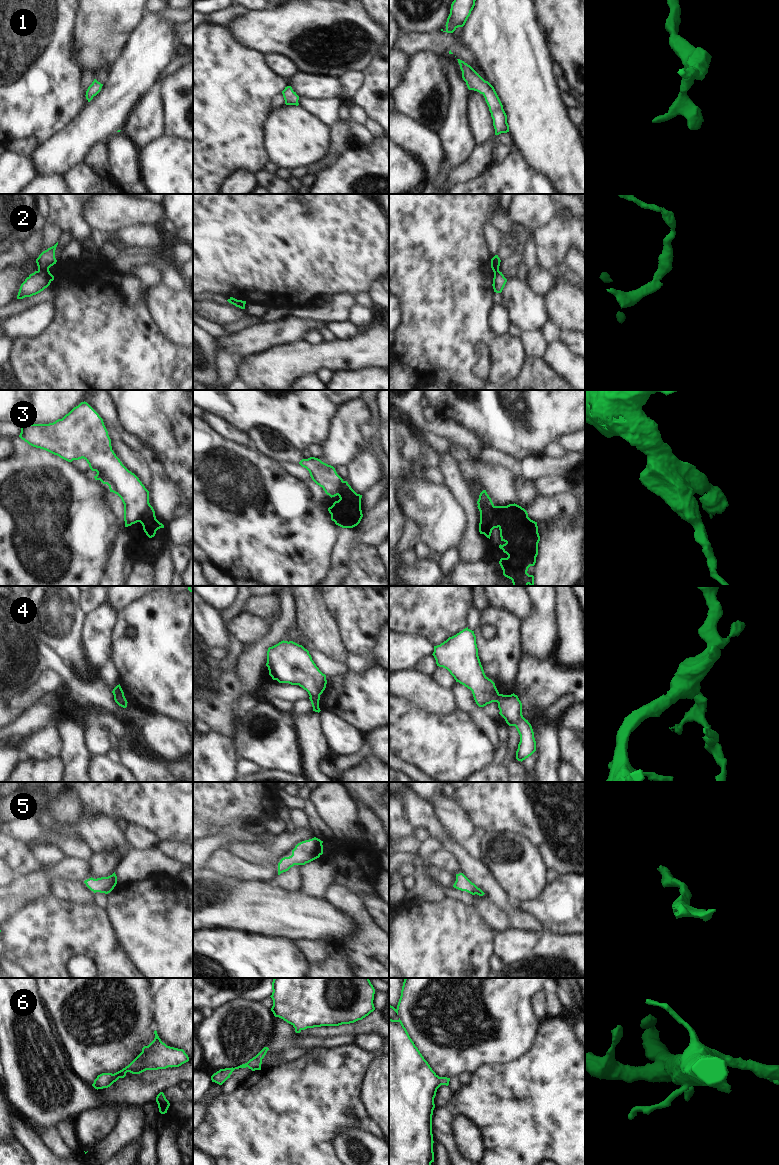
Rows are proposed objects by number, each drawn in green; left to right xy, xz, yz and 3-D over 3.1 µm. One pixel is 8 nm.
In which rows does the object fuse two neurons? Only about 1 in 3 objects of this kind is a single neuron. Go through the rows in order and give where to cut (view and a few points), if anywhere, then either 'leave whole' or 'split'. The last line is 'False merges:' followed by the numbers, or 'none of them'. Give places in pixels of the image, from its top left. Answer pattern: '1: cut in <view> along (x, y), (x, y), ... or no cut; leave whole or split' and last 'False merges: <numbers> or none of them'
1: no cut; leave whole
2: cut in xy along (48, 268), (38, 271); split
3: cut in xy along (149, 503), (146, 511), (138, 521); split
4: cut in xy along (123, 694), (114, 697); split
5: no cut; leave whole
6: no cut; leave whole
False merges: 2, 3, 4

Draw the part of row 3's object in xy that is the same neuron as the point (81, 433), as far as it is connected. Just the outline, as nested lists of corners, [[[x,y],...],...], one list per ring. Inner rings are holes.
[[[81,402],[53,423],[23,425],[19,437],[68,462],[85,459],[97,472],[95,480],[107,484],[110,492],[121,498],[125,527],[139,522],[146,512],[149,491],[116,456],[103,419],[87,402]]]

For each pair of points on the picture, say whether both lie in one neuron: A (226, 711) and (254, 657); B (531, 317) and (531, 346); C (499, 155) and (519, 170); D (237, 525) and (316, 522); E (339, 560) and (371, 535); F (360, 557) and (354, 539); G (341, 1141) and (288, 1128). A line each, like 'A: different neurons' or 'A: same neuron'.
A: different neurons
B: different neurons
C: different neurons
D: same neuron
E: same neuron
F: different neurons
G: different neurons

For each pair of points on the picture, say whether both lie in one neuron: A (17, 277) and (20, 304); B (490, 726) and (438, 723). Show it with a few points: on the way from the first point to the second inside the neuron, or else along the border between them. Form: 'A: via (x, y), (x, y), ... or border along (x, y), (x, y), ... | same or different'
A: border along (16, 298), (10, 304) | different
B: border along (460, 708), (469, 714), (491, 743) | different

